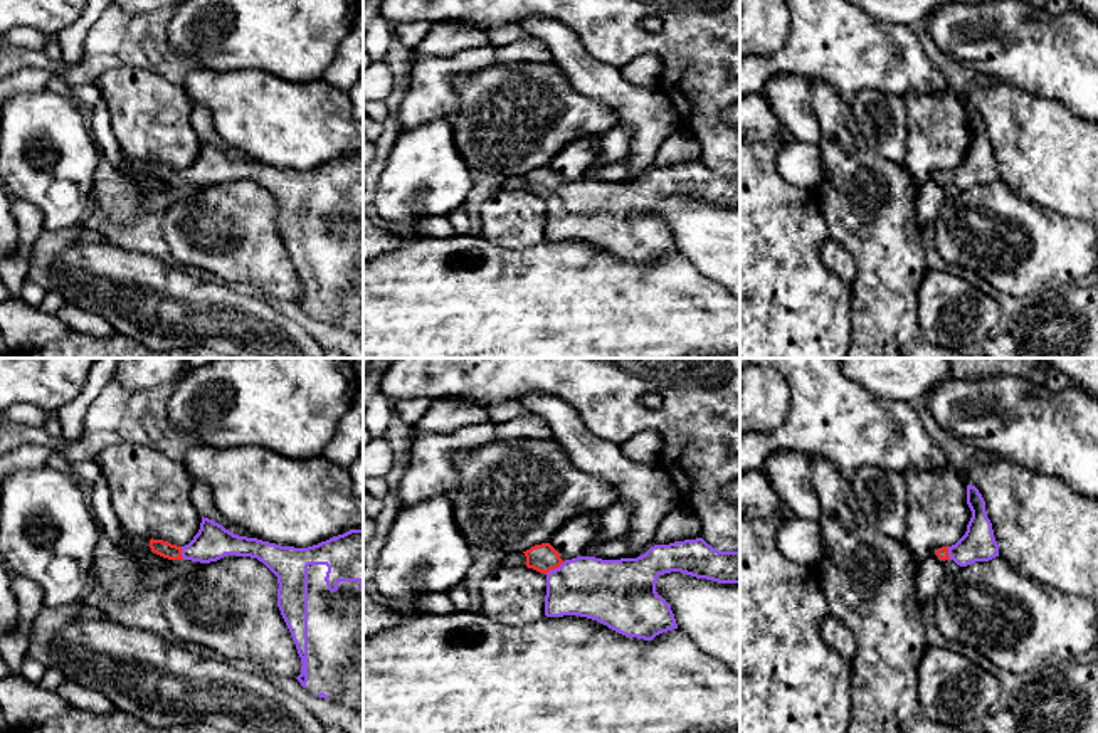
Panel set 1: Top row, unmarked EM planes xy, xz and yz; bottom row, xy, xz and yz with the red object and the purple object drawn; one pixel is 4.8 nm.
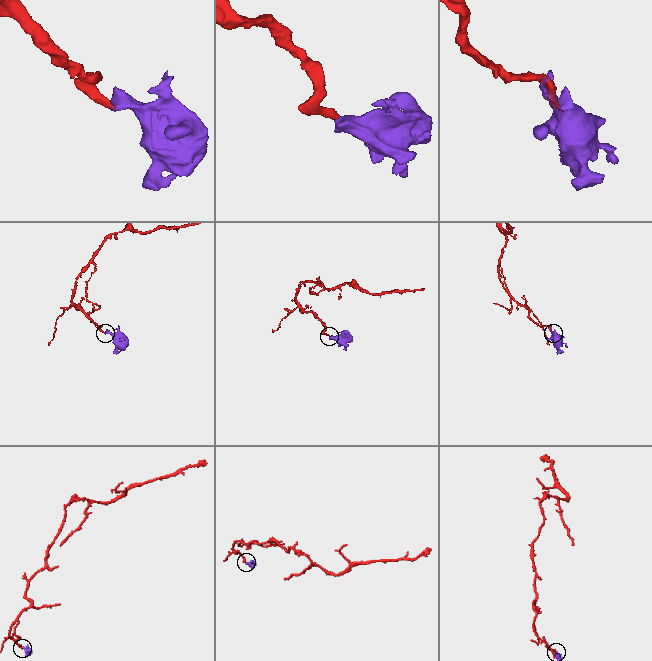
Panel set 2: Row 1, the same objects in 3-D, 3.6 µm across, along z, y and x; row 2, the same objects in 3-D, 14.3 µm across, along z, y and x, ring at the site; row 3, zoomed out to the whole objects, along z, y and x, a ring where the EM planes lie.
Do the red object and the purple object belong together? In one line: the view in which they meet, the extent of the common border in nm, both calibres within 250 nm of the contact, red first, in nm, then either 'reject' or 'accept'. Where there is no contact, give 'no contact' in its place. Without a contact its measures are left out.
contact in xz; length 110 nm; calibres 130 and 300 nm; accept

